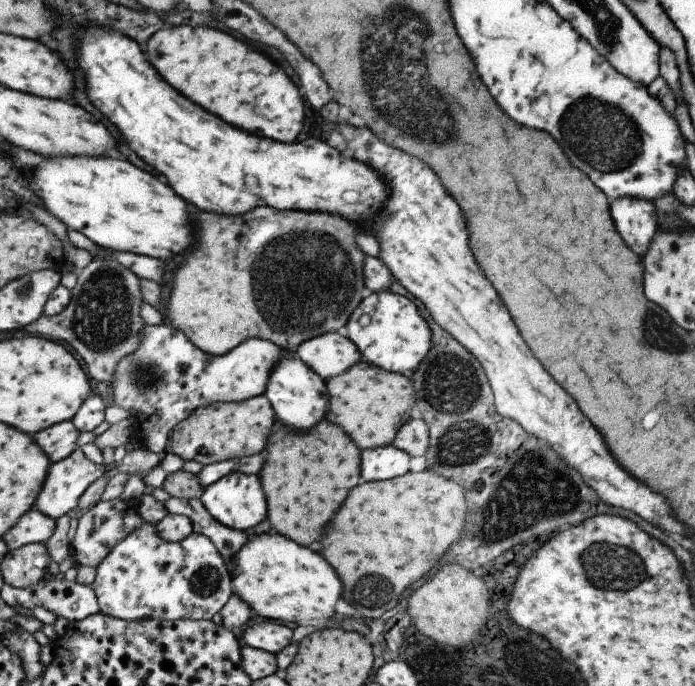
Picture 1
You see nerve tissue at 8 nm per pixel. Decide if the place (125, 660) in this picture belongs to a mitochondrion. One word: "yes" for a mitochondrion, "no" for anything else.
no

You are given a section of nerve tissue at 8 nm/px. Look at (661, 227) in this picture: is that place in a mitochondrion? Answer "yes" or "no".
no

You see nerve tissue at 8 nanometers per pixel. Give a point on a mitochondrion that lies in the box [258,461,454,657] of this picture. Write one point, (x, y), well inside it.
(374, 589)

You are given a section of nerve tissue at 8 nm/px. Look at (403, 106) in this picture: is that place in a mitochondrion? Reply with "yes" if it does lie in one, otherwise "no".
yes

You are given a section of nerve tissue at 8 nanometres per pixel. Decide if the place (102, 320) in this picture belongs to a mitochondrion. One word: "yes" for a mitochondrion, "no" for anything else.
yes

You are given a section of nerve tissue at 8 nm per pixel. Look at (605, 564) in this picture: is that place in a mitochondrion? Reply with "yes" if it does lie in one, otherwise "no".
yes

